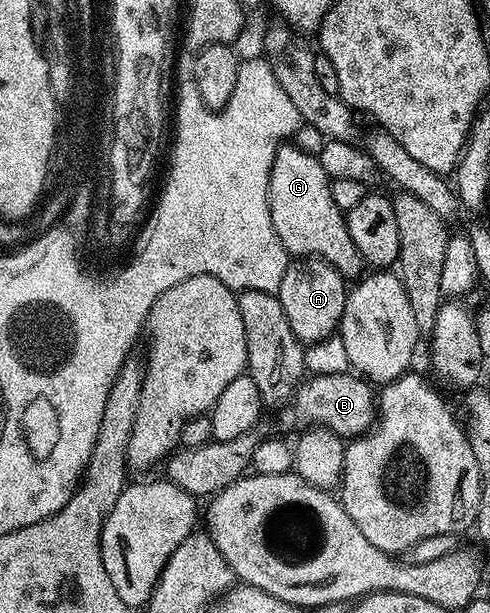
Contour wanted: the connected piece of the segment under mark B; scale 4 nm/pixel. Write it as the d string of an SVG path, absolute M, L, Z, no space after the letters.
M349 371L311 375L298 385L289 401L286 420L298 430L327 428L343 438L365 436L376 423L376 392L373 390L371 381Z

